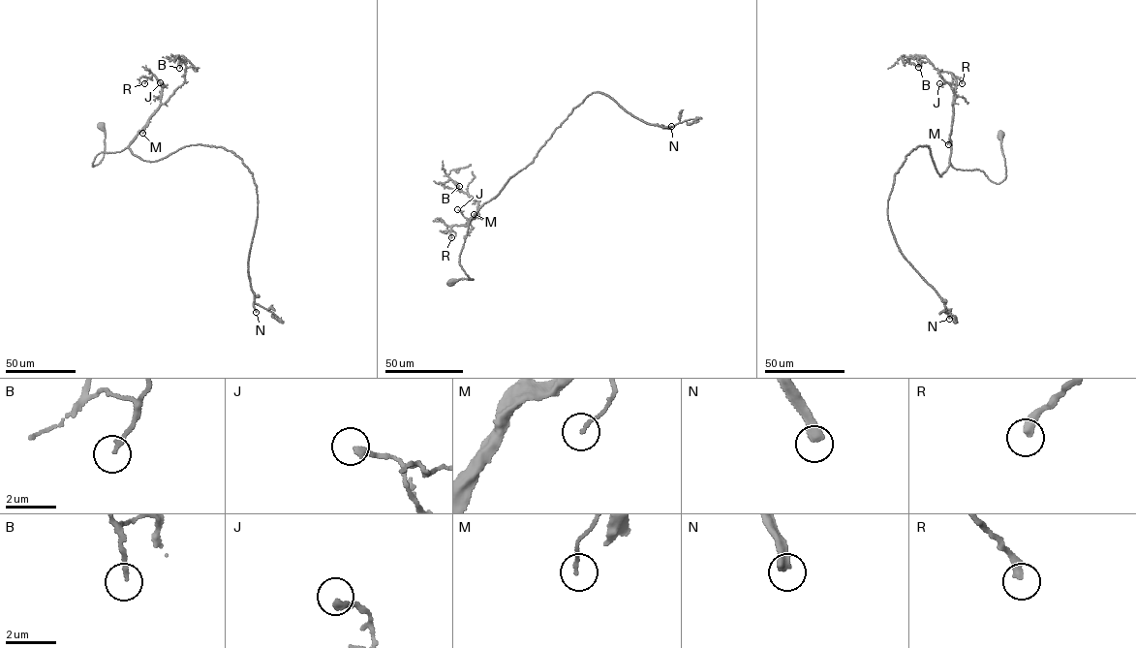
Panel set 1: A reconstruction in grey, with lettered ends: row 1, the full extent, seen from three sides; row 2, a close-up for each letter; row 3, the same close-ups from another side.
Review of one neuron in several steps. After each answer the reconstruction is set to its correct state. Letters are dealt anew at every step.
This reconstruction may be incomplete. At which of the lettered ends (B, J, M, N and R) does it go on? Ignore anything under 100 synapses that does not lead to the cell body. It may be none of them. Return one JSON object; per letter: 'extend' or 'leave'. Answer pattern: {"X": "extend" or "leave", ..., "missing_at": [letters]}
{"B": "leave", "J": "leave", "M": "leave", "N": "extend", "R": "leave", "missing_at": ["N"]}

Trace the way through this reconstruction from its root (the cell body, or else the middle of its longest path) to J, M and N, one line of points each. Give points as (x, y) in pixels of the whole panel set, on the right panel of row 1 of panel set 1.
J: (1000, 134), (1006, 175), (1000, 182), (991, 181), (979, 169), (952, 167), (949, 138), (955, 85), (939, 83)
M: (1000, 134), (1006, 175), (998, 183), (991, 181), (981, 170), (952, 167), (949, 157), (951, 128), (948, 144)
N: (1000, 134), (1006, 175), (998, 183), (950, 163), (940, 176), (927, 145), (895, 174), (891, 231), (949, 319)

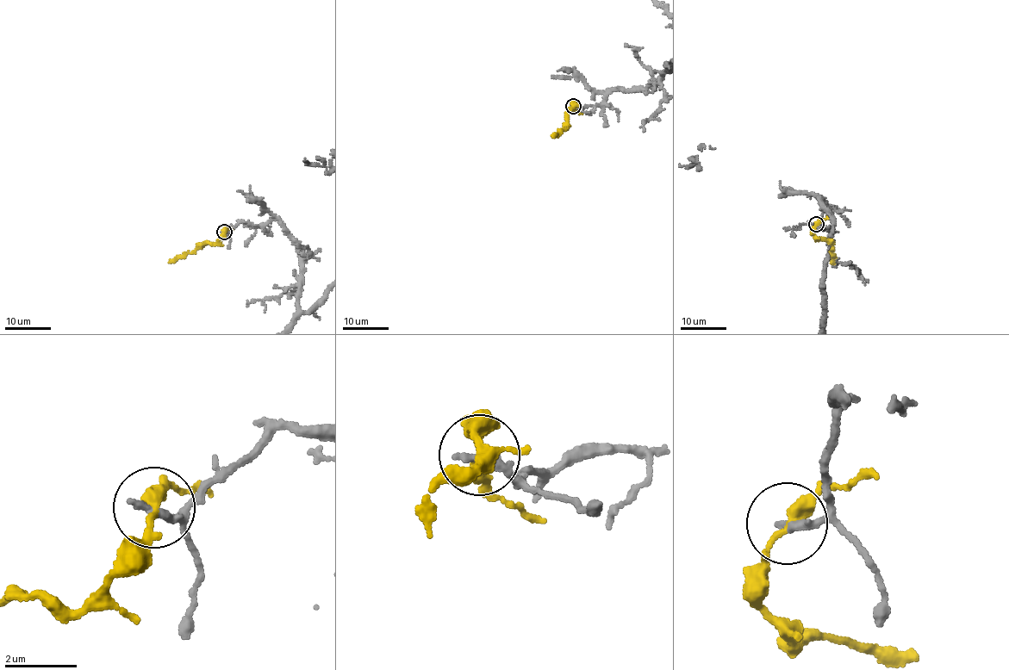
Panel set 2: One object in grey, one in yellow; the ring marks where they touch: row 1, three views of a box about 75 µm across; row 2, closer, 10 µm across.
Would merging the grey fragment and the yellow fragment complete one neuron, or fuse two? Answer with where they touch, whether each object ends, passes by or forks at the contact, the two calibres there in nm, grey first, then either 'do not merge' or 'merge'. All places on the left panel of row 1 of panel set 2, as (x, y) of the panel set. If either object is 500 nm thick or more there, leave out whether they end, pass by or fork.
place (224, 232); grey ends; yellow passes by; calibres 240 and 280 nm; do not merge

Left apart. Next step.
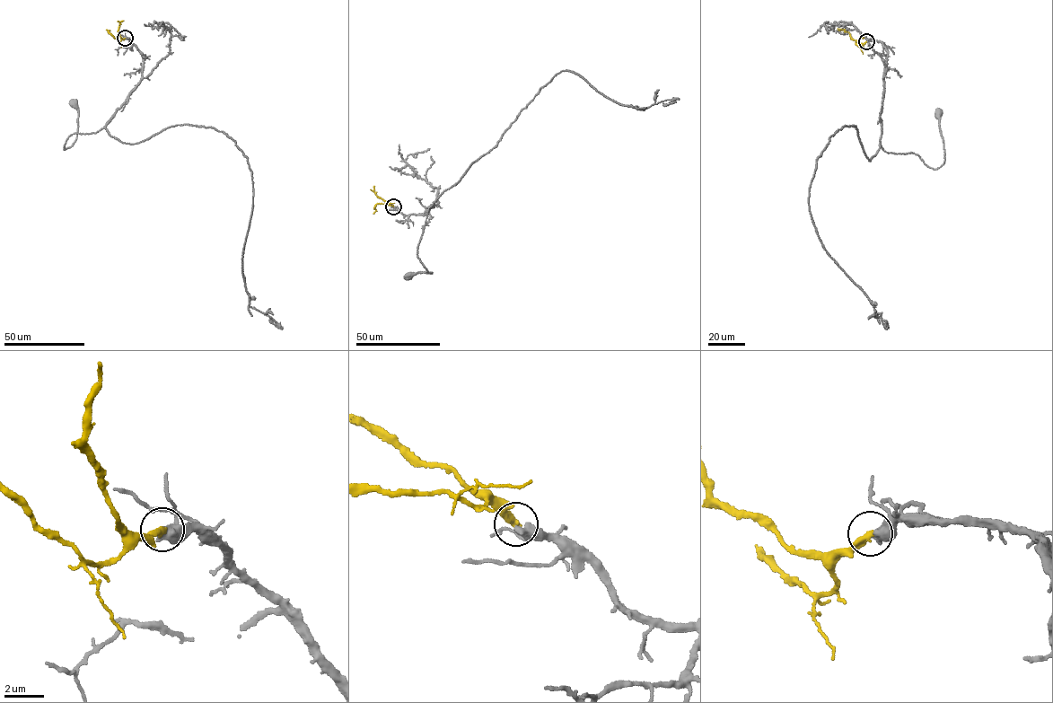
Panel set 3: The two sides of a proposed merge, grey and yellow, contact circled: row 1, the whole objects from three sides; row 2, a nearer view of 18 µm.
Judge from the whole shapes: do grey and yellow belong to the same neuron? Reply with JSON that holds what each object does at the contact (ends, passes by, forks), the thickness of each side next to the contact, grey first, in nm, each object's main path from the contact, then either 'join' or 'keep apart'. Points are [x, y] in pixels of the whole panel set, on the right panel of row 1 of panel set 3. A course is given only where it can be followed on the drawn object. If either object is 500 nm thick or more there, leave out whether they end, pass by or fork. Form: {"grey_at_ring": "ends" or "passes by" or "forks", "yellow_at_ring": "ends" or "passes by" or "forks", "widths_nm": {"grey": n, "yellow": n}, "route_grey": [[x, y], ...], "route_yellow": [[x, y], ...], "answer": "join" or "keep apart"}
{"grey_at_ring": "ends", "yellow_at_ring": "ends", "widths_nm": {"grey": 480, "yellow": 360}, "route_grey": [[866, 41], [881, 41], [887, 50], [880, 115], [883, 150], [916, 154], [934, 169], [943, 164], [939, 112]], "route_yellow": [[866, 41], [860, 44], [849, 33], [838, 29]], "answer": "keep apart"}

